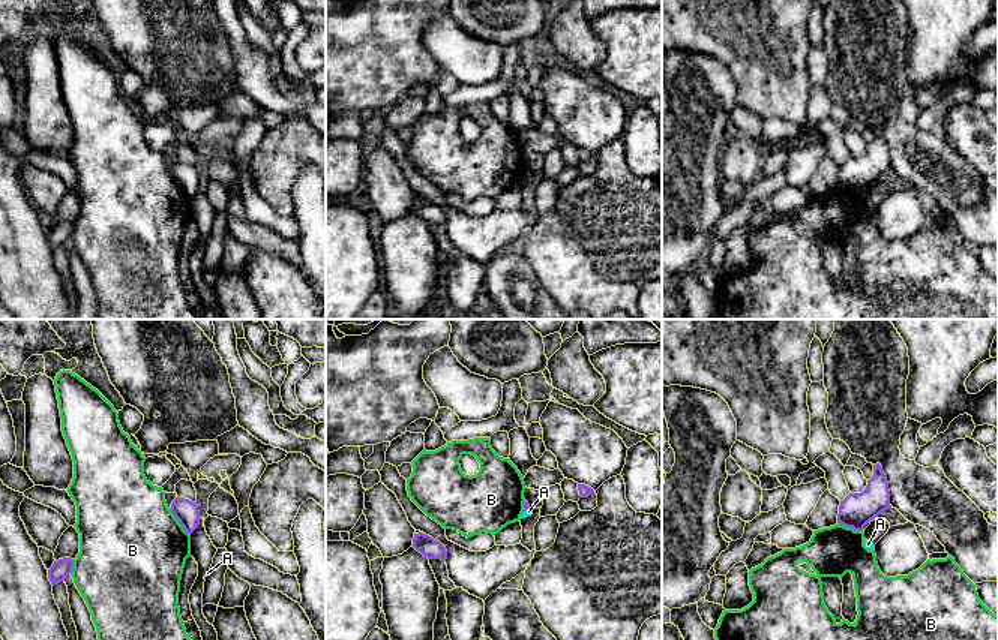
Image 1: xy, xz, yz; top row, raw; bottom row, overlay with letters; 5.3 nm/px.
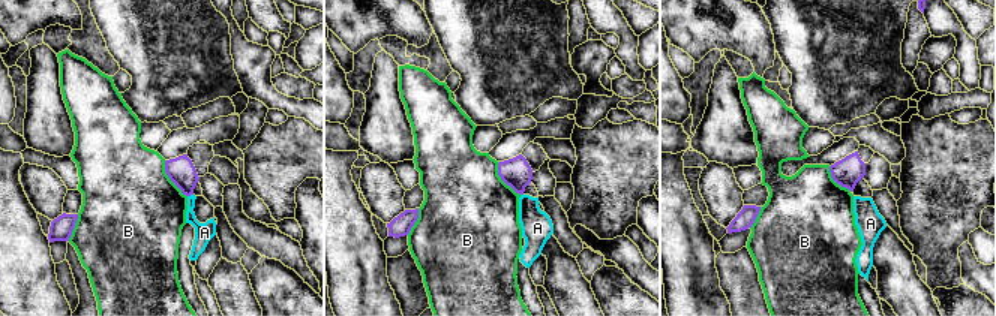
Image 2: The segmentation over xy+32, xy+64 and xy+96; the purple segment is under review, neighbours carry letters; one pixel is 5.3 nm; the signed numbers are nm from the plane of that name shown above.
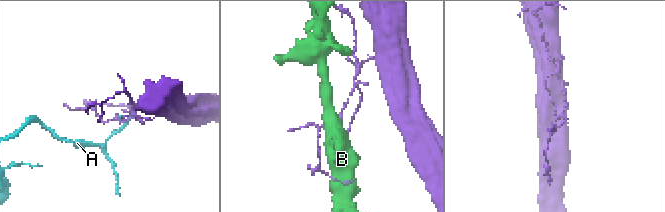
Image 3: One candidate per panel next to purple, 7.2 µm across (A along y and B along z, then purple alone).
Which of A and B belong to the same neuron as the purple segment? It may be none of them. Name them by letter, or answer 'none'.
none

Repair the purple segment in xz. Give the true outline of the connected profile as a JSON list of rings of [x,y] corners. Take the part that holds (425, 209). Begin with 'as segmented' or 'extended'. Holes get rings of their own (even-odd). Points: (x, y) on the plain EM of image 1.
as segmented | [[[414,198],[413,211],[428,223],[447,223],[446,211],[426,198]]]

